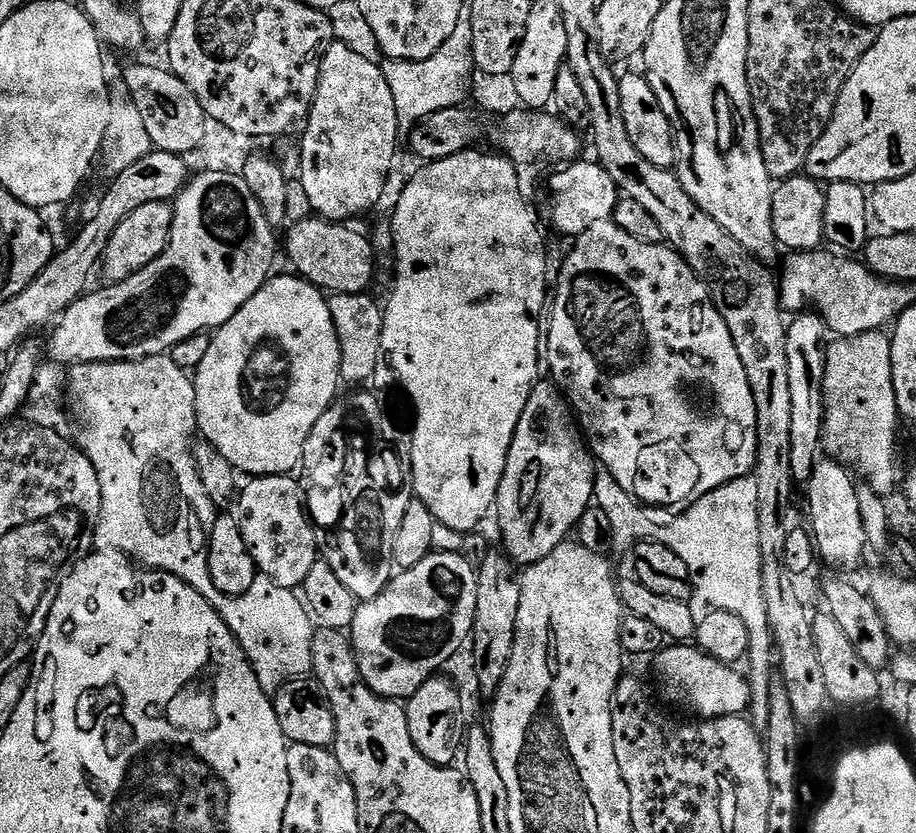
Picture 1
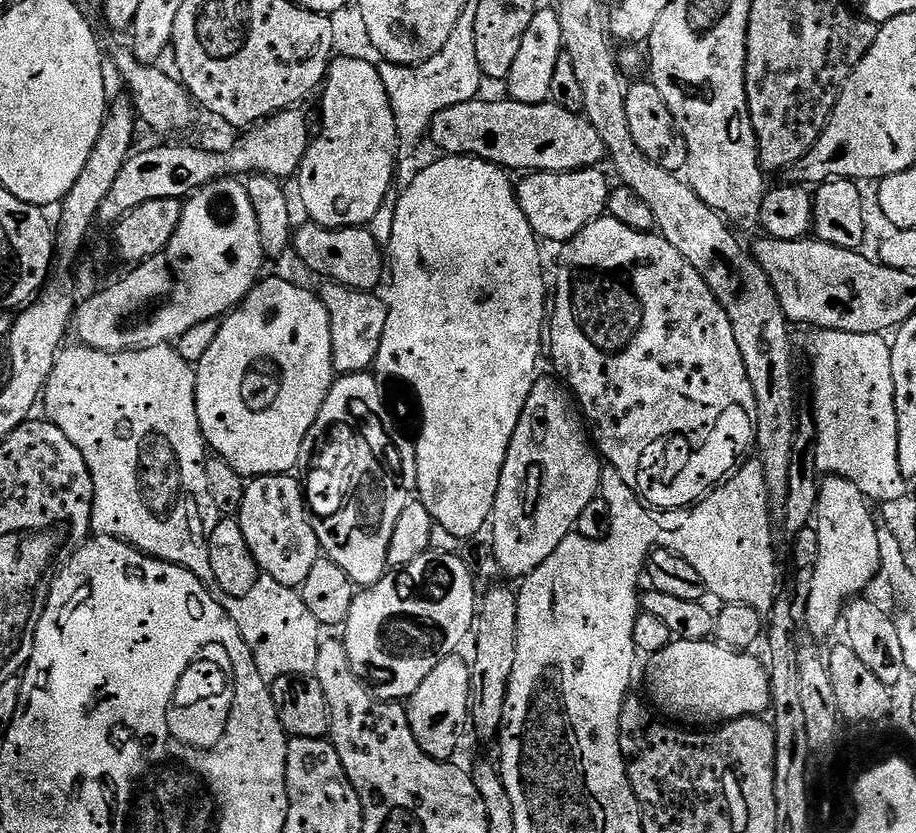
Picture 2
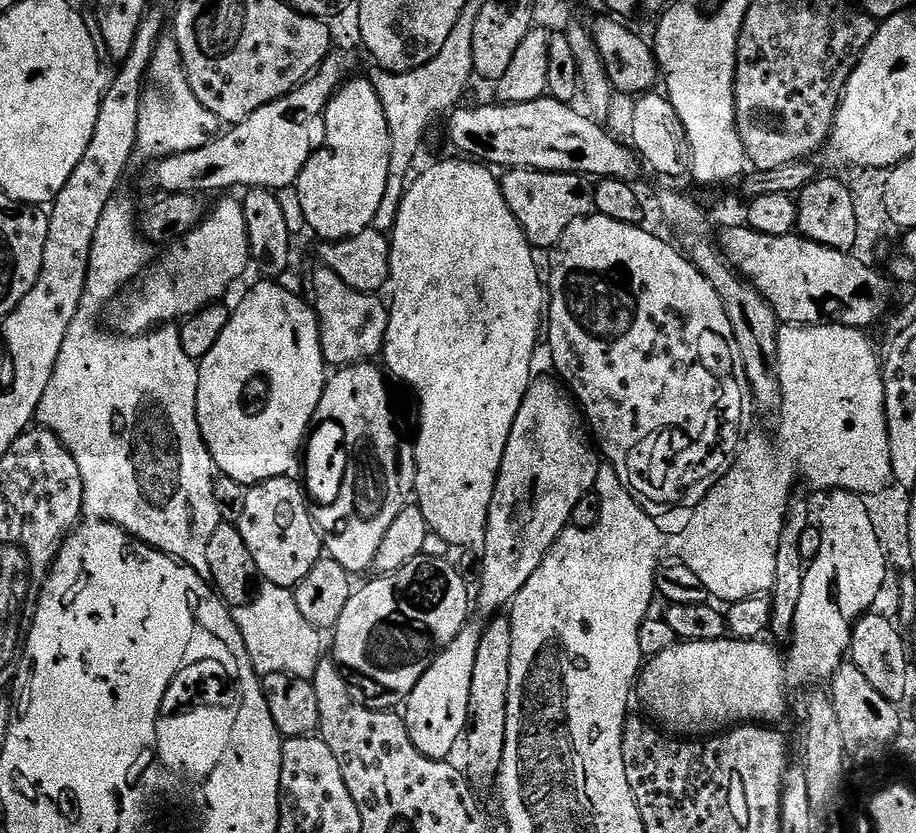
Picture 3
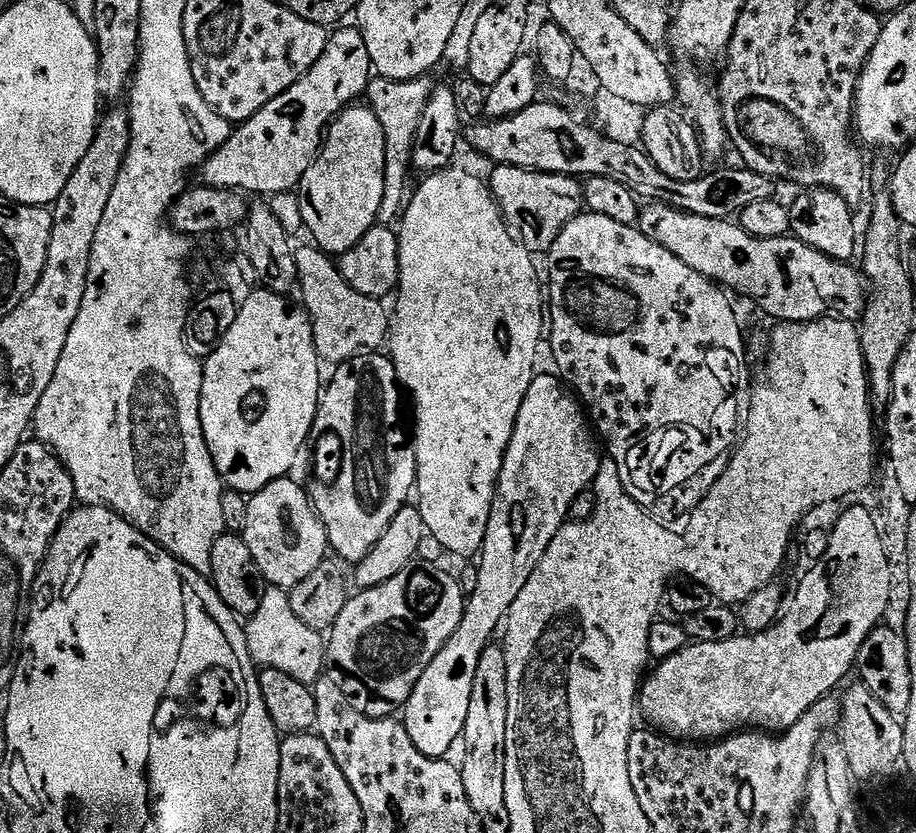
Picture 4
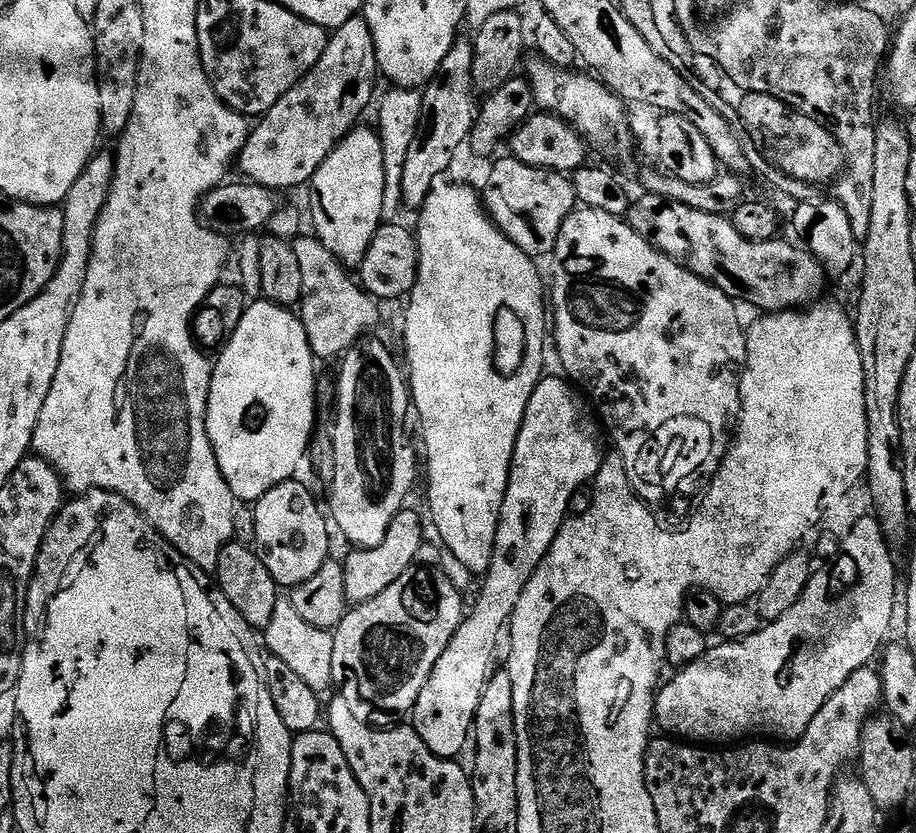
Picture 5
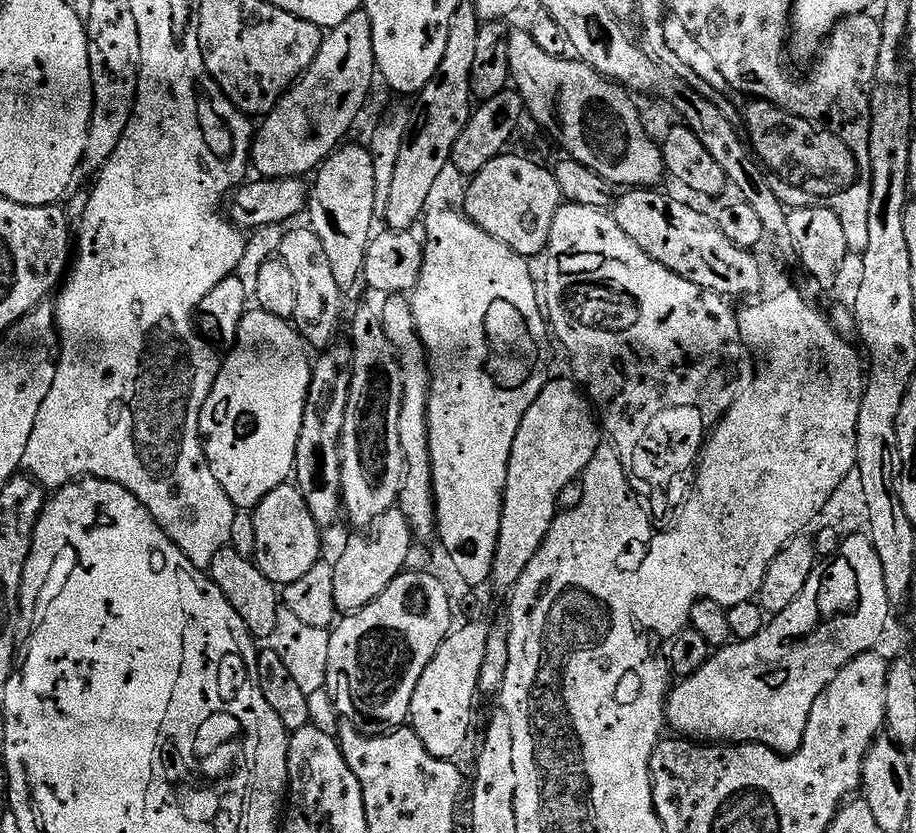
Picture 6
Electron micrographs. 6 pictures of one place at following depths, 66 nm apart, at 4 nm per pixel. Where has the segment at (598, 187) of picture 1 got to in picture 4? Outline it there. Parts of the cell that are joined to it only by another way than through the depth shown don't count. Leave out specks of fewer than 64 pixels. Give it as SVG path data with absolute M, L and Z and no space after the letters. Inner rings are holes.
M497 164L491 170L490 187L500 213L520 243L533 254L548 253L564 227L585 211L584 185L575 176L531 172L509 164Z

